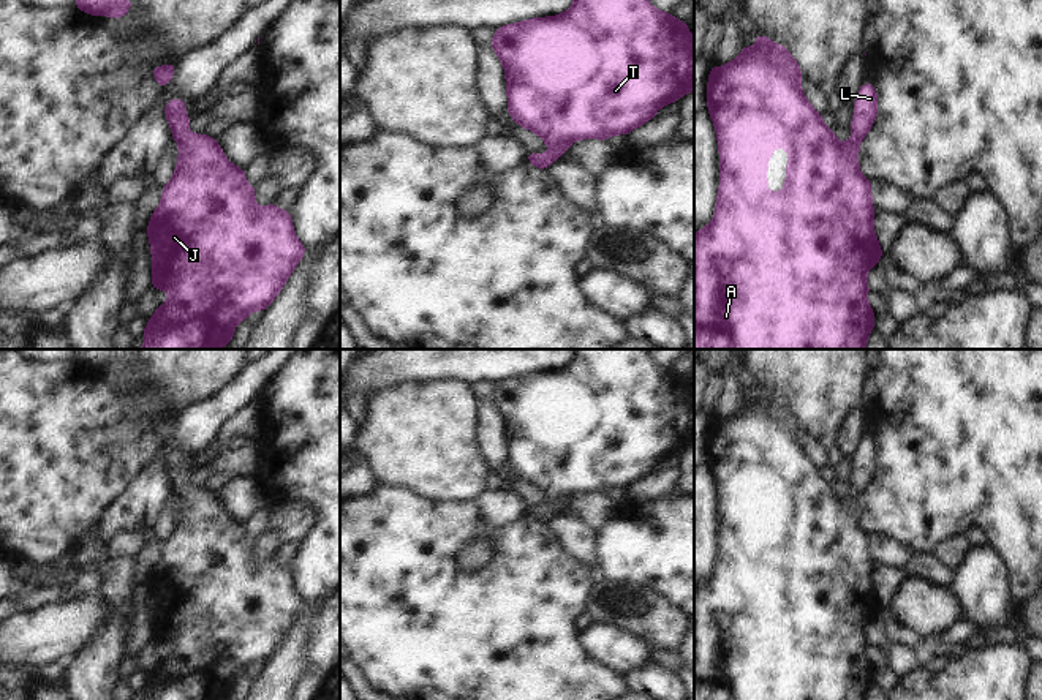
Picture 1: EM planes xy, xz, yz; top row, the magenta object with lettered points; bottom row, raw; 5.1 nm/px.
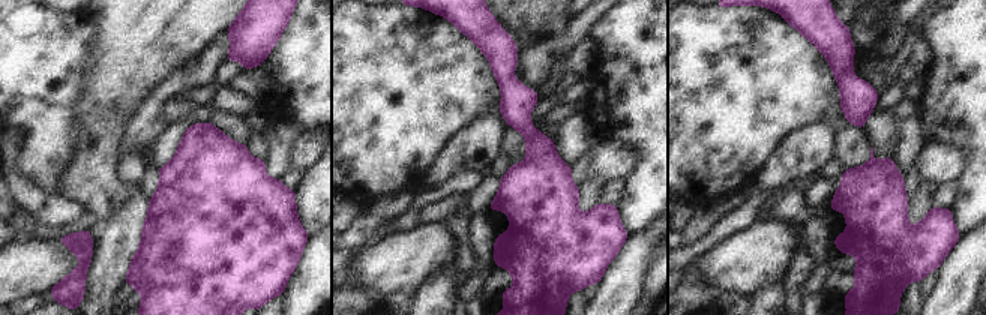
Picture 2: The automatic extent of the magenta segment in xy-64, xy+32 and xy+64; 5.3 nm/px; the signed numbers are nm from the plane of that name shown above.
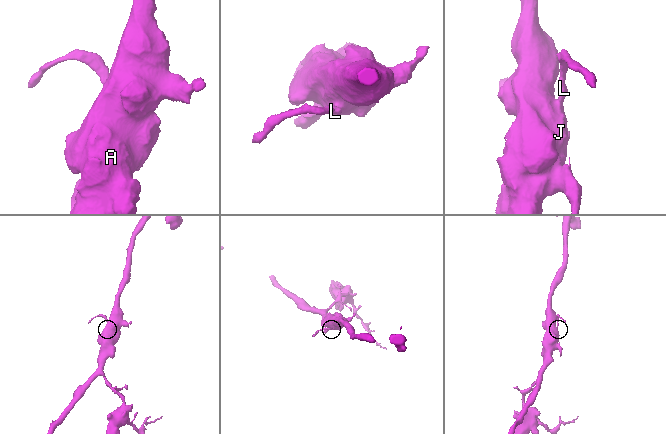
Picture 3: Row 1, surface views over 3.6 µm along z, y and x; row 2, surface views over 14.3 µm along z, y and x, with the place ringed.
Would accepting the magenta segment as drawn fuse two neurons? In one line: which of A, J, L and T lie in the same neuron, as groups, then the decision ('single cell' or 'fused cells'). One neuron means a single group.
A J L T; single cell

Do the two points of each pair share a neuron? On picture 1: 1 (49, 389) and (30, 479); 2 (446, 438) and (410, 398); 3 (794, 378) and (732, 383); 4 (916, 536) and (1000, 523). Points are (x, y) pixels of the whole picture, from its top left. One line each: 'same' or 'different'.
1: same
2: same
3: different
4: same

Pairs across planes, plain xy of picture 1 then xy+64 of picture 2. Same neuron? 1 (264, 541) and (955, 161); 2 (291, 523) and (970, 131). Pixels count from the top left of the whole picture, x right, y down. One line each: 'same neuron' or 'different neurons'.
1: different neurons
2: different neurons

